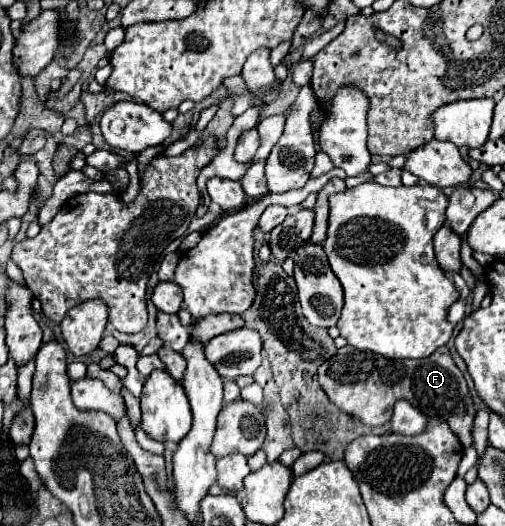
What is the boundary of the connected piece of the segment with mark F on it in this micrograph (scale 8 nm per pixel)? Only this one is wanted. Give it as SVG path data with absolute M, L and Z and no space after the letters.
M347 344L319 366L317 380L335 406L359 418L367 426L381 426L389 422L393 414L393 404L407 398L429 418L445 418L463 446L473 444L471 426L475 418L475 408L469 396L467 382L455 366L447 346L435 350L423 360L389 360L381 354L363 352Z

